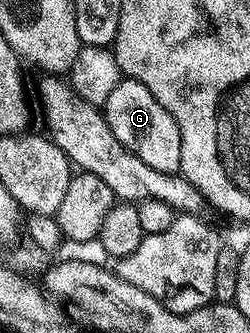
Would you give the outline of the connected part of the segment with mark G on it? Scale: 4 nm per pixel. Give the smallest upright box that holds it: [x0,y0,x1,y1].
[104,78,180,174]

